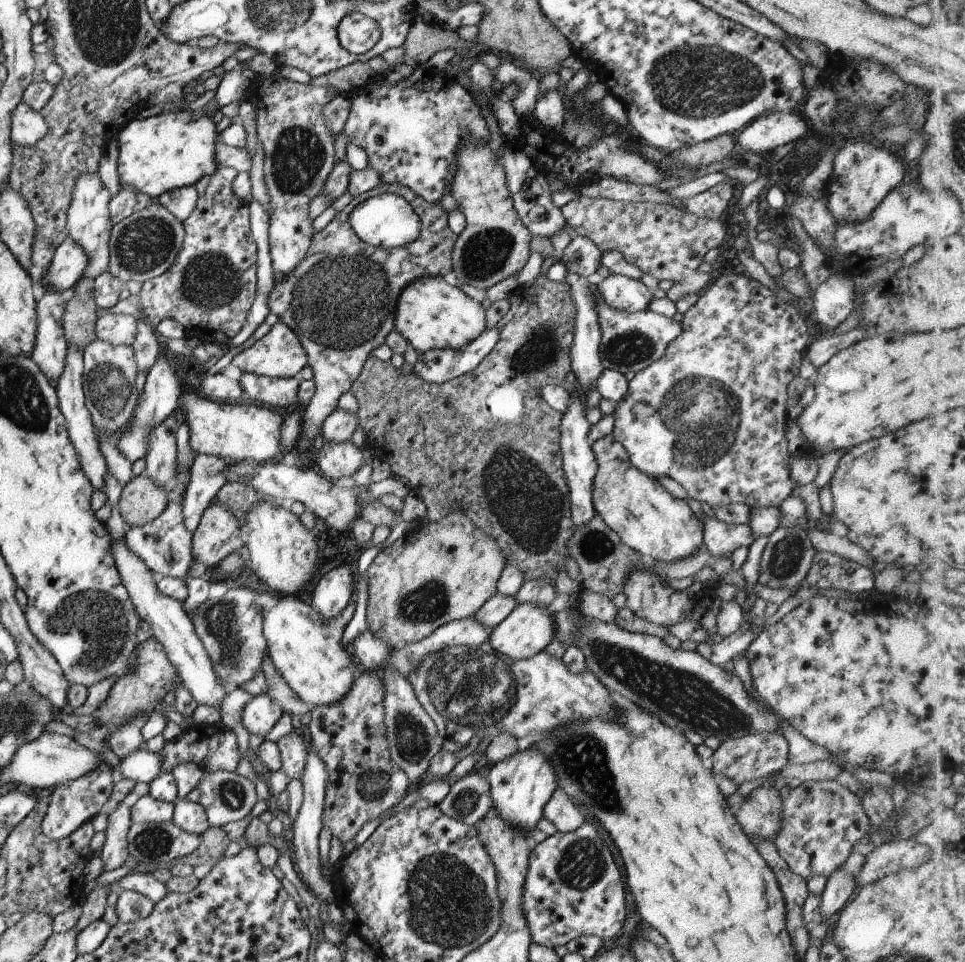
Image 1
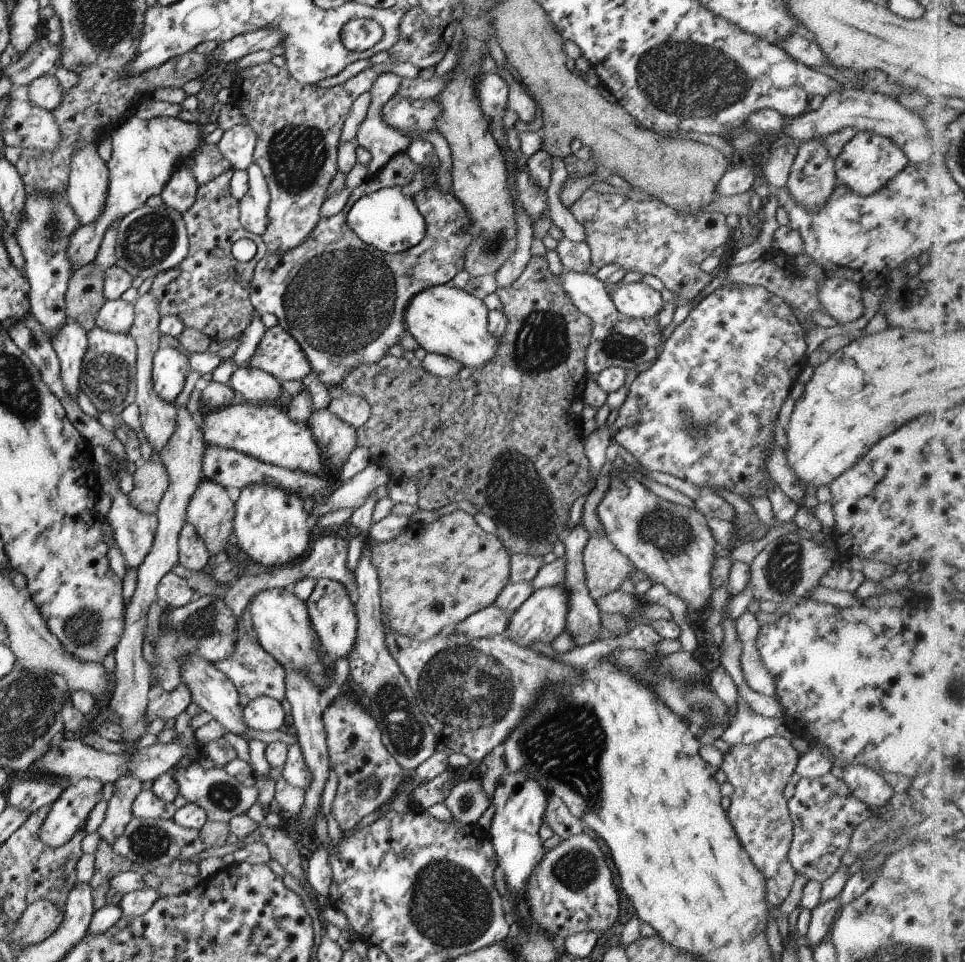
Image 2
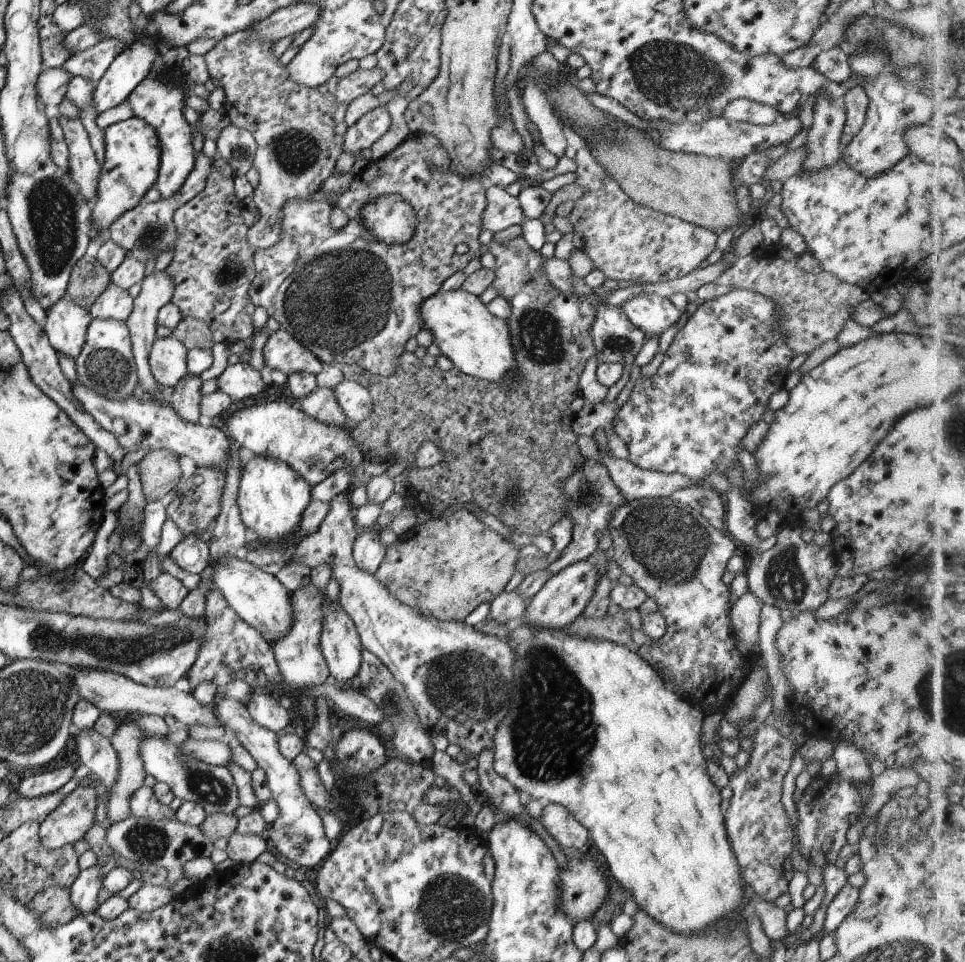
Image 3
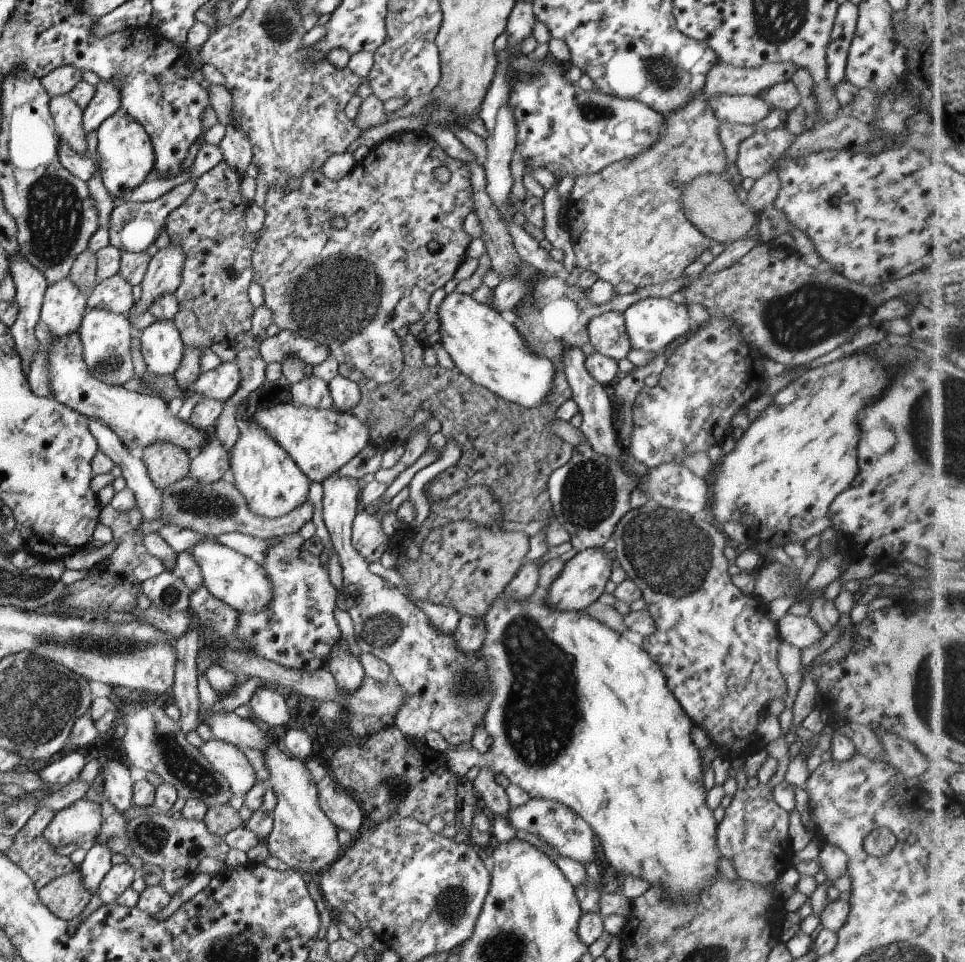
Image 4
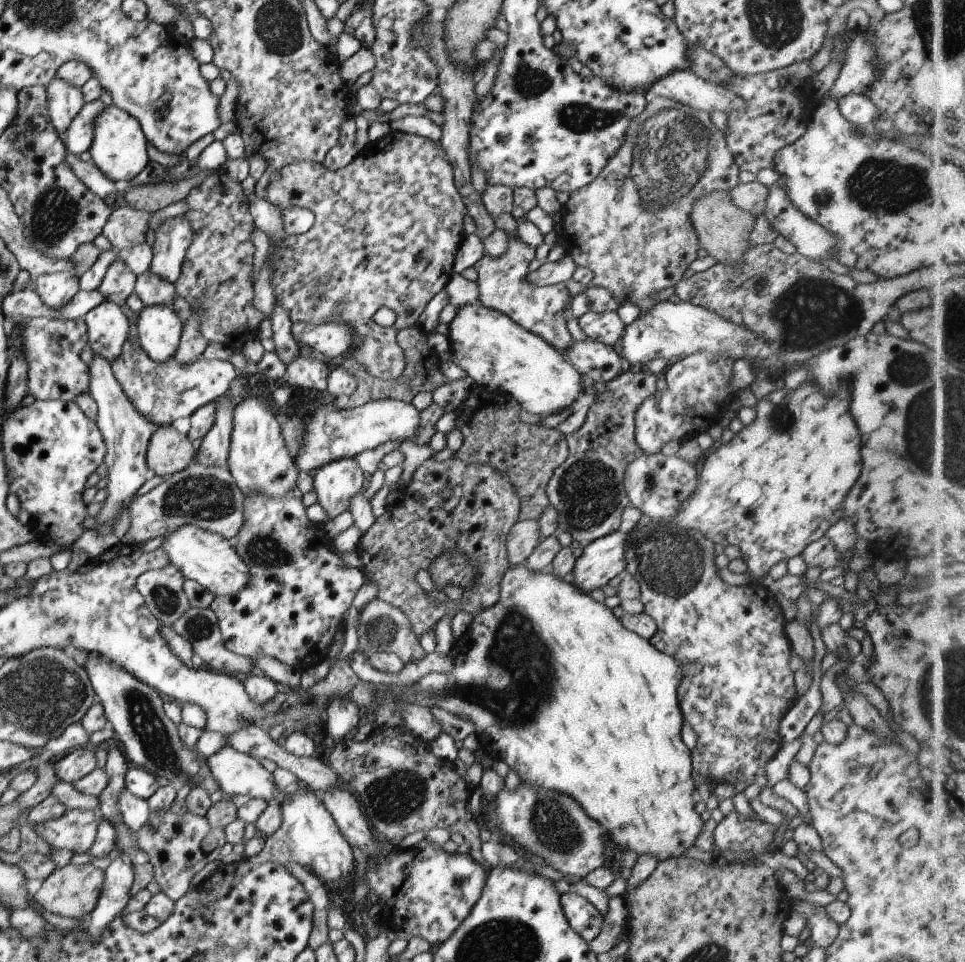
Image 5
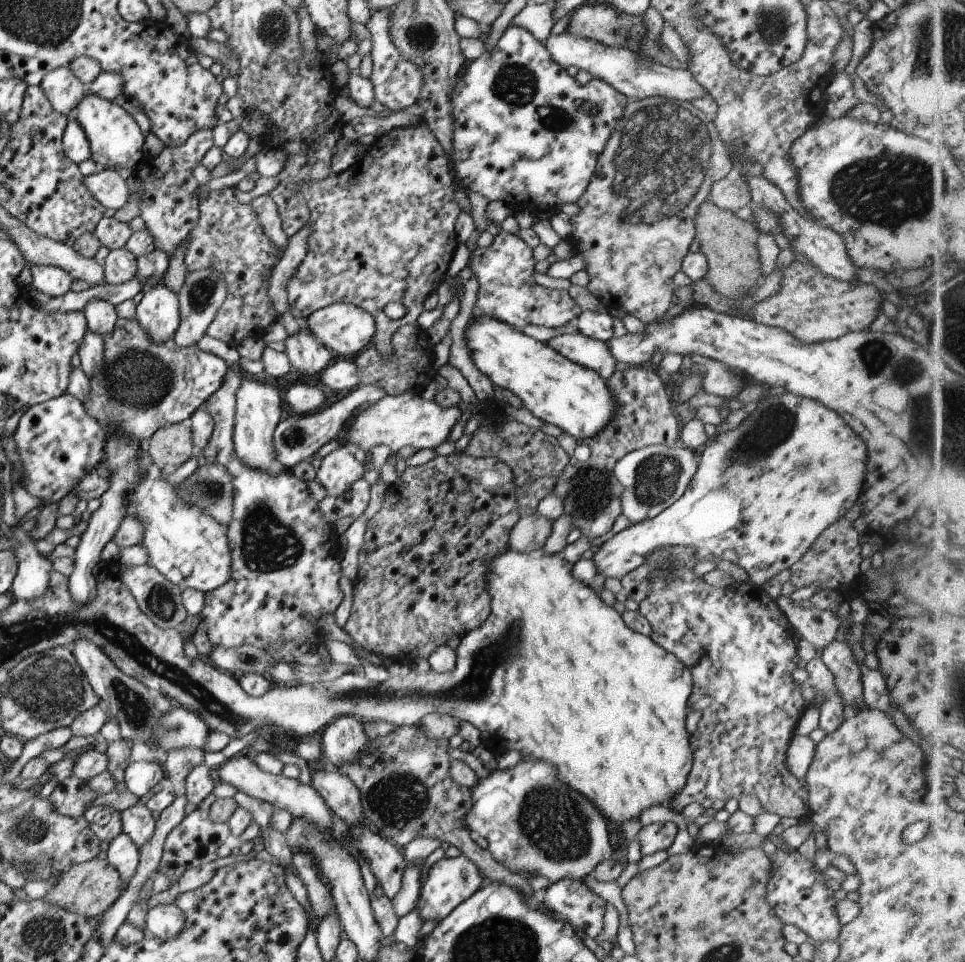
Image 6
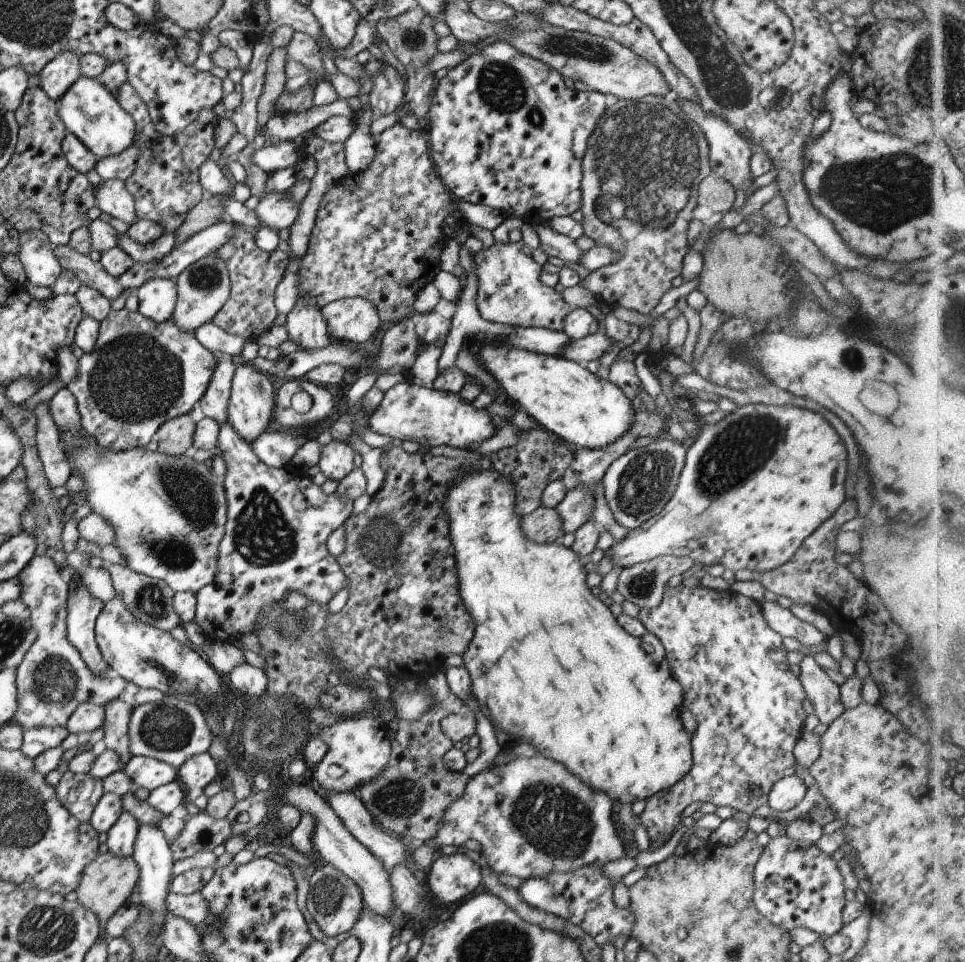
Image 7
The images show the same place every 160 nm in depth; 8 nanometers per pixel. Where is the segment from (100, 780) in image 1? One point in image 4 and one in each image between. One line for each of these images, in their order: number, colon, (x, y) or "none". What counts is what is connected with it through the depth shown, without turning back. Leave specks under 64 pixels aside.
2: (66, 815)
3: (68, 823)
4: (79, 823)

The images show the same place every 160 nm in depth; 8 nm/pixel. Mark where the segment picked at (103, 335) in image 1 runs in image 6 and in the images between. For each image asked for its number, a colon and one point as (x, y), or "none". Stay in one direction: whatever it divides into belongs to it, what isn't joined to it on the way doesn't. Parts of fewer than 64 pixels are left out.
2: (116, 316)
3: (113, 303)
4: (113, 294)
5: (117, 284)
6: (119, 266)

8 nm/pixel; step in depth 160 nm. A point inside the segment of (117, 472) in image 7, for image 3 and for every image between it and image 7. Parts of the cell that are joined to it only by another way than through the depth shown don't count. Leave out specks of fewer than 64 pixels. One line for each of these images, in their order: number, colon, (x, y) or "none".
3: (259, 599)
4: (237, 581)
5: (204, 557)
6: (190, 549)

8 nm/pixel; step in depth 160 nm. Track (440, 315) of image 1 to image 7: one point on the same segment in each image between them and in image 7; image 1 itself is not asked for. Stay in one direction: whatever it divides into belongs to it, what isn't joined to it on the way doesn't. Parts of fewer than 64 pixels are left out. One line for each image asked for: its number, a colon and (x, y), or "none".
2: (441, 319)
3: (475, 342)
4: (484, 348)
5: (496, 354)
6: (557, 391)
7: (572, 404)

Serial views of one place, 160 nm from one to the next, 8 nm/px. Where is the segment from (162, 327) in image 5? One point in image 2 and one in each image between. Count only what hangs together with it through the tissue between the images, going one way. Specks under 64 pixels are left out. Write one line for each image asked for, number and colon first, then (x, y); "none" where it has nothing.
2: (169, 369)
3: (167, 358)
4: (161, 347)

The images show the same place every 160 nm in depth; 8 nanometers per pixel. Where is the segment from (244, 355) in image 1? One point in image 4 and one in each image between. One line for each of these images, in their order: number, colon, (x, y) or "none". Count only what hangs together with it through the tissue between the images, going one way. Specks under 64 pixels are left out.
2: (277, 354)
3: (281, 352)
4: (287, 342)

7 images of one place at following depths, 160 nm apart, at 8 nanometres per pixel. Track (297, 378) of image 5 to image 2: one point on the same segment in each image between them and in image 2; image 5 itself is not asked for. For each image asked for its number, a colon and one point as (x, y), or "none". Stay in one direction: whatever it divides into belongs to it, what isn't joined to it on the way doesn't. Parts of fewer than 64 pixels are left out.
2: (337, 440)
3: (320, 403)
4: (312, 392)

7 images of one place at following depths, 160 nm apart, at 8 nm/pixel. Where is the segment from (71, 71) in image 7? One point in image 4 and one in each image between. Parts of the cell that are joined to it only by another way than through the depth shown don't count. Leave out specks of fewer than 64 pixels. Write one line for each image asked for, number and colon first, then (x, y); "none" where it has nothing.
4: (66, 115)
5: (64, 100)
6: (64, 92)

